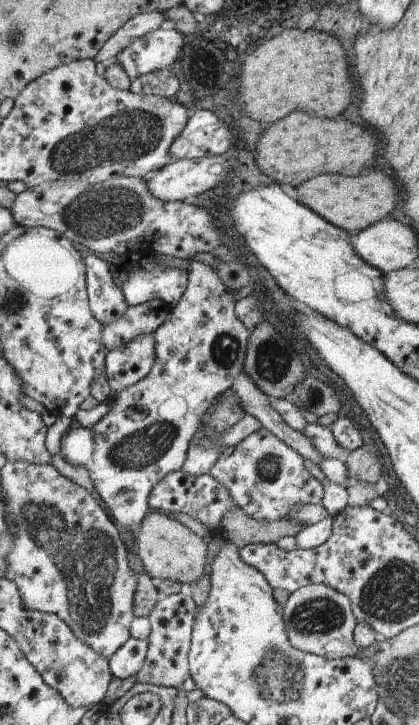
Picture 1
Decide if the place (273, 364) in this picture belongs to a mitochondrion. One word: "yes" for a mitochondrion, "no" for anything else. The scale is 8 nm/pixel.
yes

